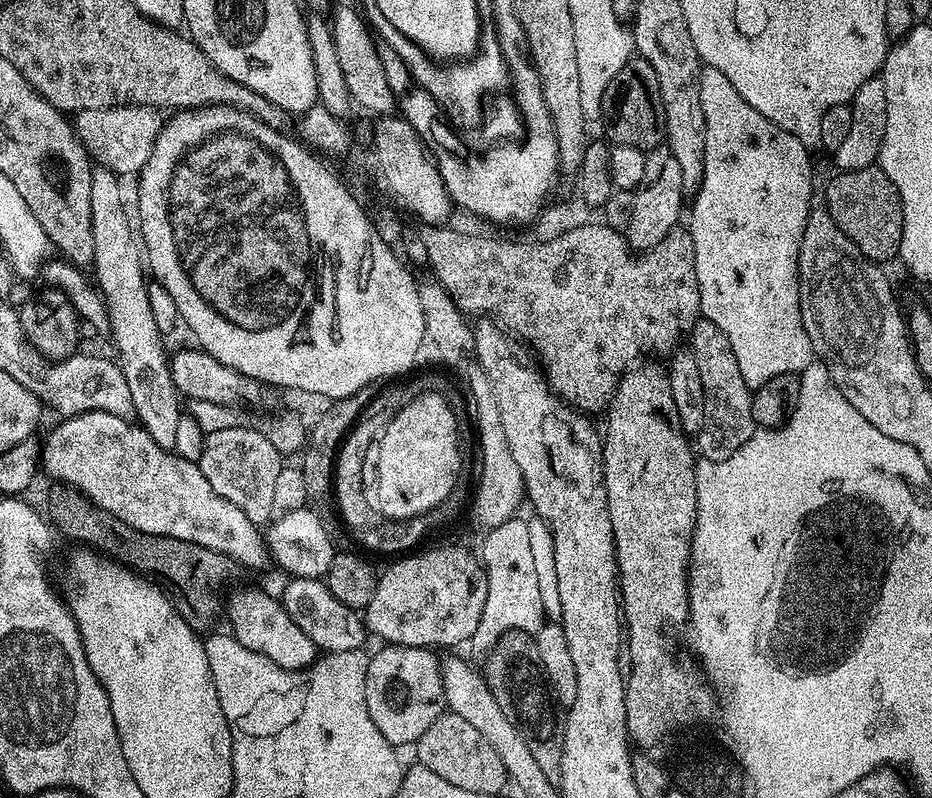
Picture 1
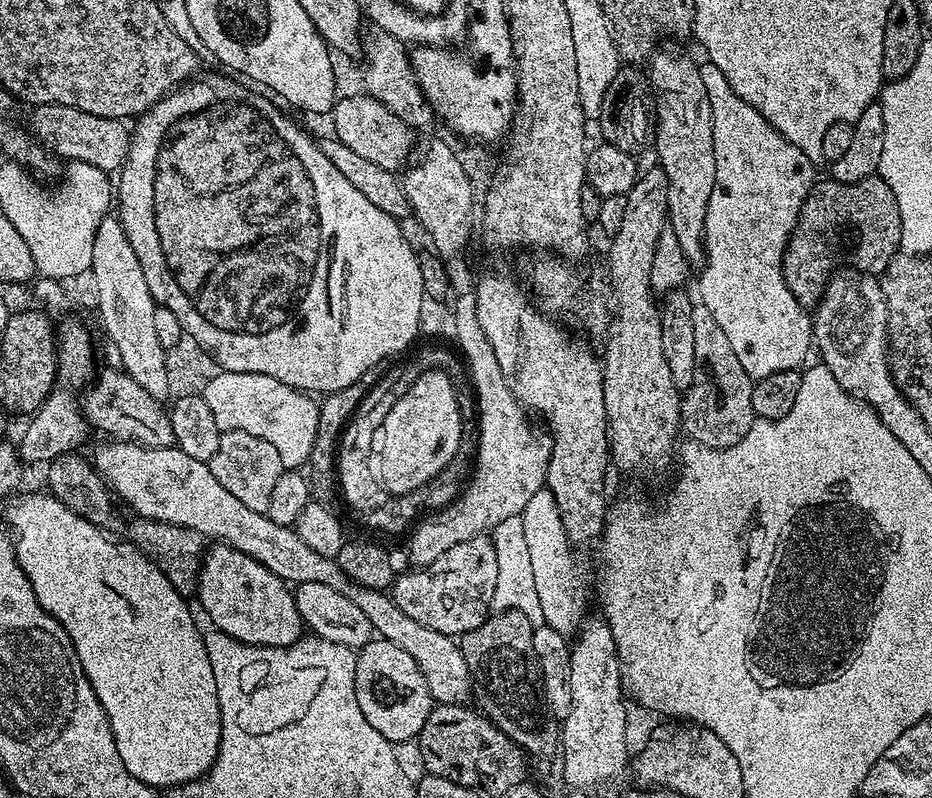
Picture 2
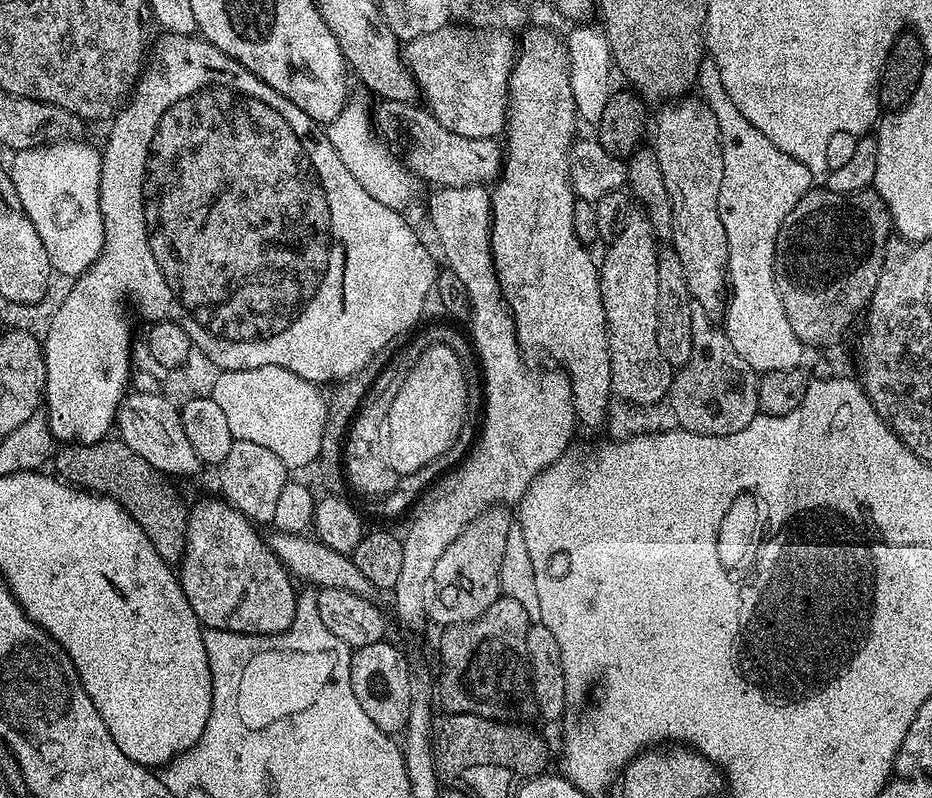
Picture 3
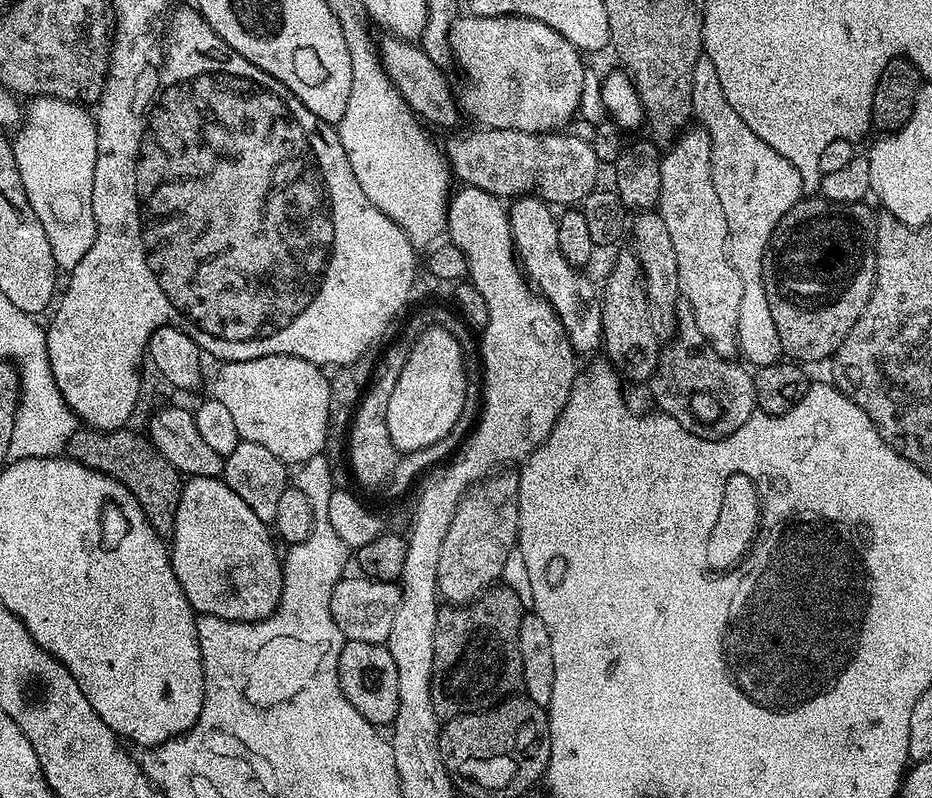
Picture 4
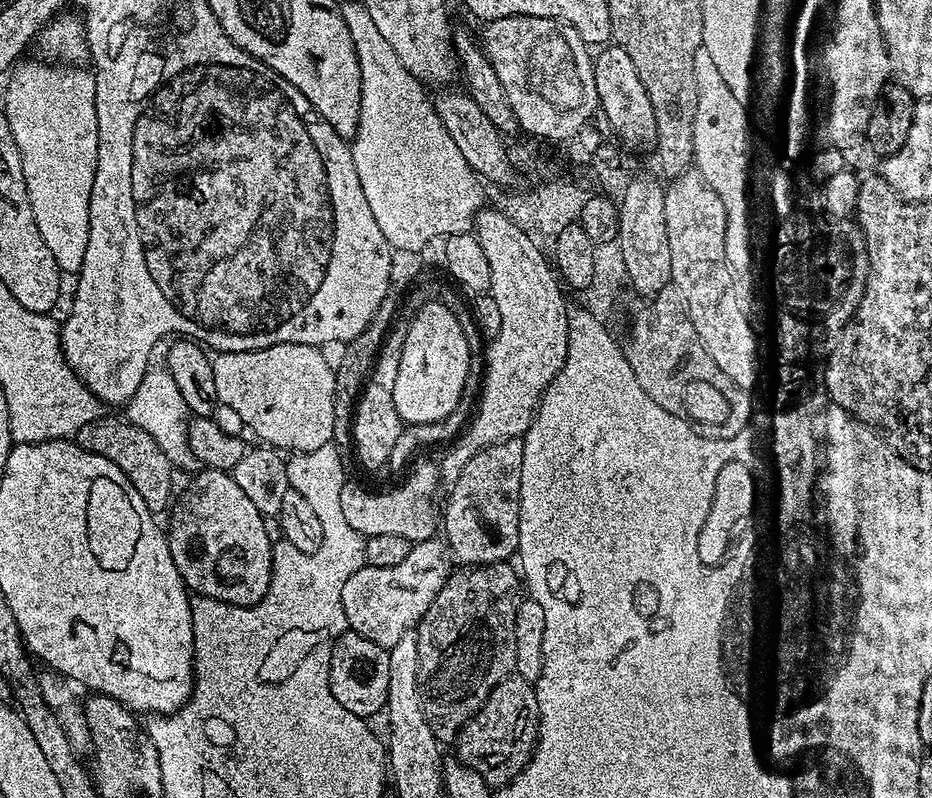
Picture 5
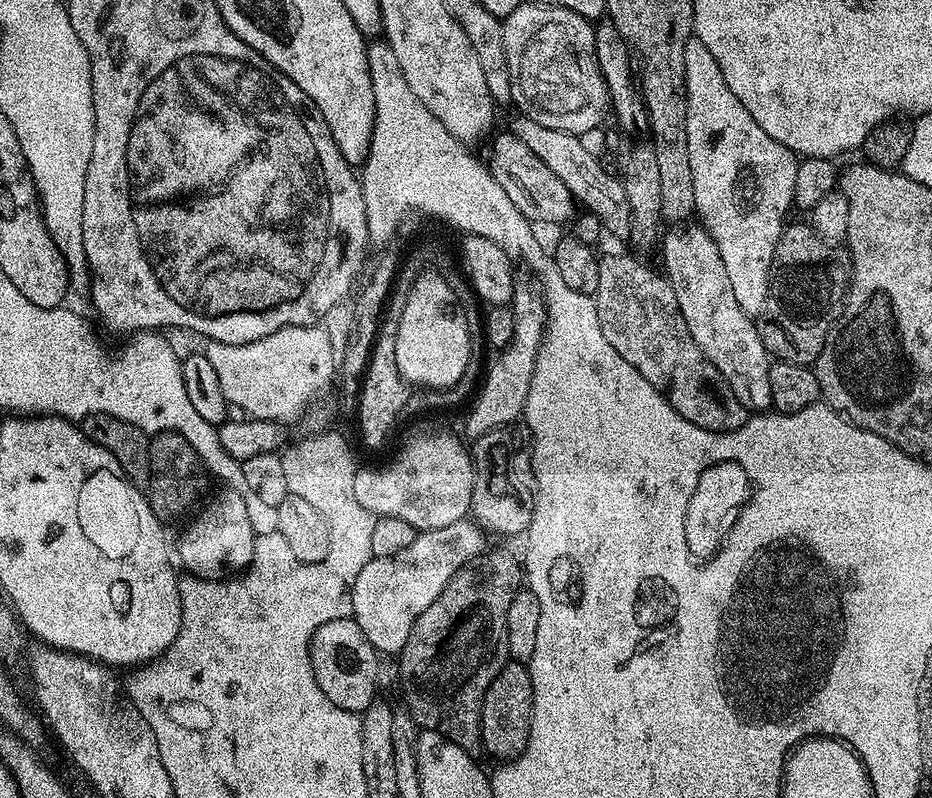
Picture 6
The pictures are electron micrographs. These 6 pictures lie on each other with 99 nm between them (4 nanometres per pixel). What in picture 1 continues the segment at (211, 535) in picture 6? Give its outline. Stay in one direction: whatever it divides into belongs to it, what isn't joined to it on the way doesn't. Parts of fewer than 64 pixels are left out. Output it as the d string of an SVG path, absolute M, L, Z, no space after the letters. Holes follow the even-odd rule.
M240 588L237 592L229 591L226 596L226 620L230 634L246 650L254 650L254 654L262 654L274 662L274 666L282 666L282 670L298 672L302 668L309 668L318 658L318 649L302 630L284 612L283 603L276 600L268 592L259 592L256 588Z

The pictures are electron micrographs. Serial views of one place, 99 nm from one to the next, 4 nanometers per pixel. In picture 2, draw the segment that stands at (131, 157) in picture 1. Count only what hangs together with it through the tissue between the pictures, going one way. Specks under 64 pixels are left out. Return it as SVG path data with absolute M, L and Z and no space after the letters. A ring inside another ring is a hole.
M37 104L31 112L27 127L51 155L64 162L86 162L109 174L119 173L123 168L124 159L128 157L130 139L130 128L125 121L98 118L98 114L86 114L86 110L74 110L74 106L57 104Z

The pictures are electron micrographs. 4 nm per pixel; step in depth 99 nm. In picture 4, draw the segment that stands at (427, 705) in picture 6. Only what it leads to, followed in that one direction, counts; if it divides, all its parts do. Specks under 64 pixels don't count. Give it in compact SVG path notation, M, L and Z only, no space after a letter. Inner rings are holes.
M493 586L467 604L437 607L430 682L432 709L437 720L447 722L491 708L521 691L524 679L518 630L525 611L525 605L518 602L518 594L503 586Z

